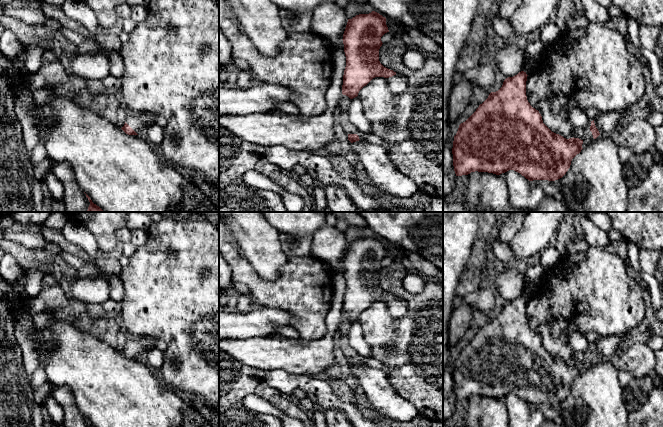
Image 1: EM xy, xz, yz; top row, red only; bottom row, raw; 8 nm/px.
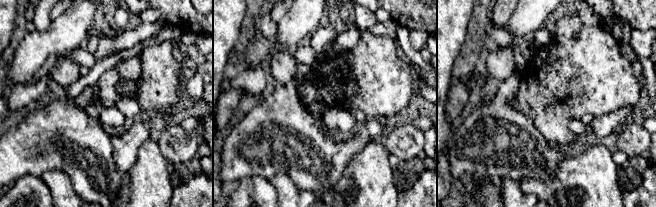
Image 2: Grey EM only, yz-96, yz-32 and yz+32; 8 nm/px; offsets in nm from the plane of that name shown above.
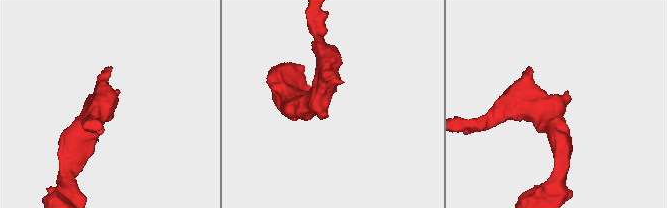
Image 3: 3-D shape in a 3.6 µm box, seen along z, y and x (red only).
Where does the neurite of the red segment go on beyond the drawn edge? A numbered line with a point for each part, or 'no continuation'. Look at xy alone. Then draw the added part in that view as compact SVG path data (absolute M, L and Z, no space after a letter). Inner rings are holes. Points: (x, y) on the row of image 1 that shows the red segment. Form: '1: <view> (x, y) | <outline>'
1: xy (139, 121) | M151 111L129 112L126 123L137 133L143 135L144 131L154 124L158 114Z

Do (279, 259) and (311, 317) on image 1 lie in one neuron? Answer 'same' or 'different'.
different

